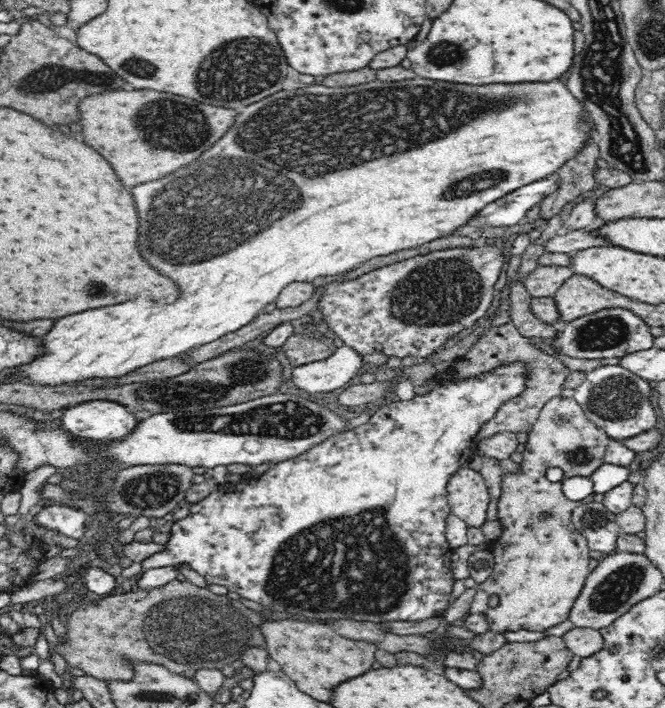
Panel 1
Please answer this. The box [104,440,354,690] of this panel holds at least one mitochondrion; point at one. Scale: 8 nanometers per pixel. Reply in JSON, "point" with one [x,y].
{"point":[183,629]}

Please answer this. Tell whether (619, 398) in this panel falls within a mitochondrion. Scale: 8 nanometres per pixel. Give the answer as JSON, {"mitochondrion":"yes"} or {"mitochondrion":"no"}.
{"mitochondrion":"yes"}

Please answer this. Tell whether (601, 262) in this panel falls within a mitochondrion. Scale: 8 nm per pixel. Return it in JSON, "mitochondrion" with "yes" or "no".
{"mitochondrion":"no"}

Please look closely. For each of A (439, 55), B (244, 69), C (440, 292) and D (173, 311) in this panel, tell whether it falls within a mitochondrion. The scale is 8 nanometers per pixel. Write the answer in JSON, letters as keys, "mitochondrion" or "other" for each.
{"A":"mitochondrion","B":"mitochondrion","C":"mitochondrion","D":"other"}

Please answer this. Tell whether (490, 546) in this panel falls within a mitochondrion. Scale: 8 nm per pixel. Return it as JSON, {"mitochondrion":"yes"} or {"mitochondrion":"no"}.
{"mitochondrion":"no"}

